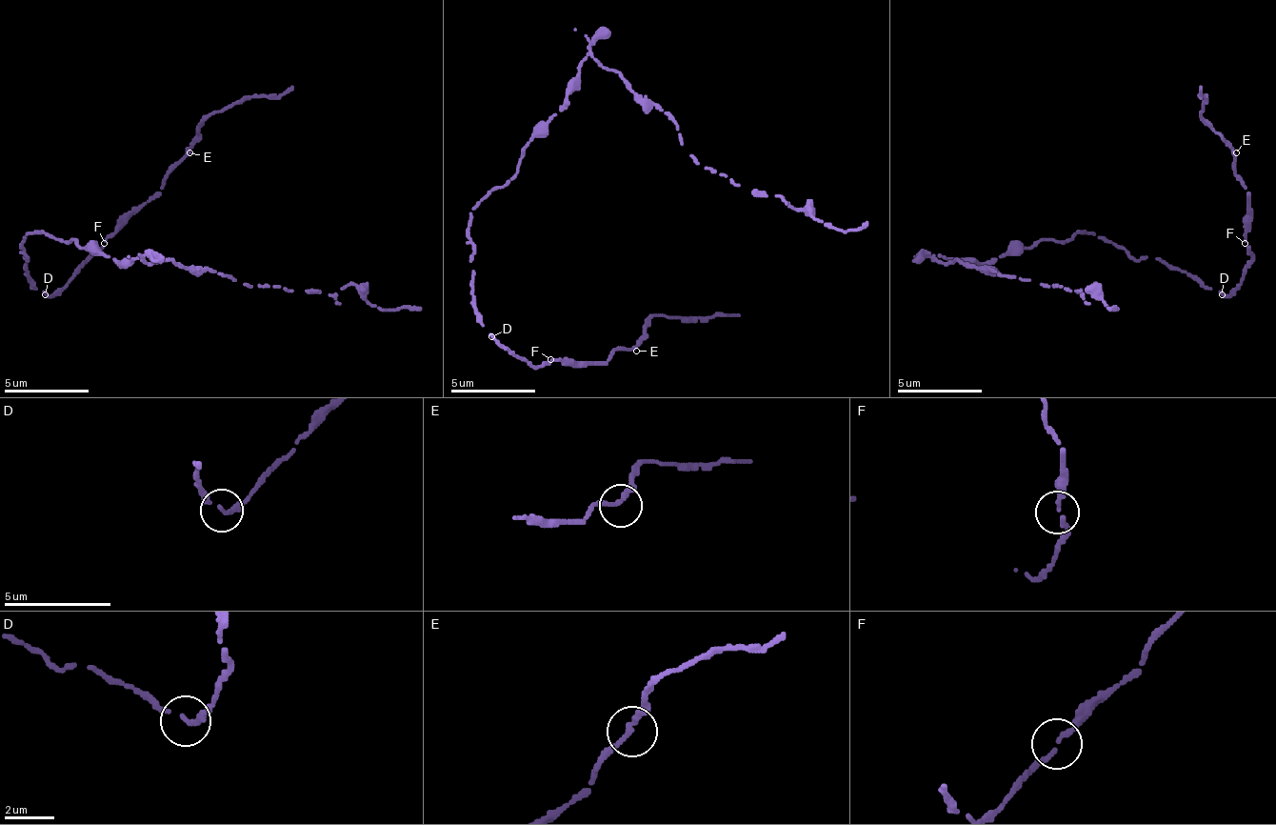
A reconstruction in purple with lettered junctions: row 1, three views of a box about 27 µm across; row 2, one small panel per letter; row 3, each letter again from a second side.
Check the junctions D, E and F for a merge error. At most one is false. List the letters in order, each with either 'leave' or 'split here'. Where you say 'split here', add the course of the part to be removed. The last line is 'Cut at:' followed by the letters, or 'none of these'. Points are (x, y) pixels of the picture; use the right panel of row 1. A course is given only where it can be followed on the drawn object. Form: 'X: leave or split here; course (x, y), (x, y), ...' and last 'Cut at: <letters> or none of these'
D: split here; course (1223, 293), (1095, 234), (988, 264), (942, 259), (1082, 293), (1095, 285), (1116, 307), (1107, 311)
E: leave
F: leave
Cut at: D

